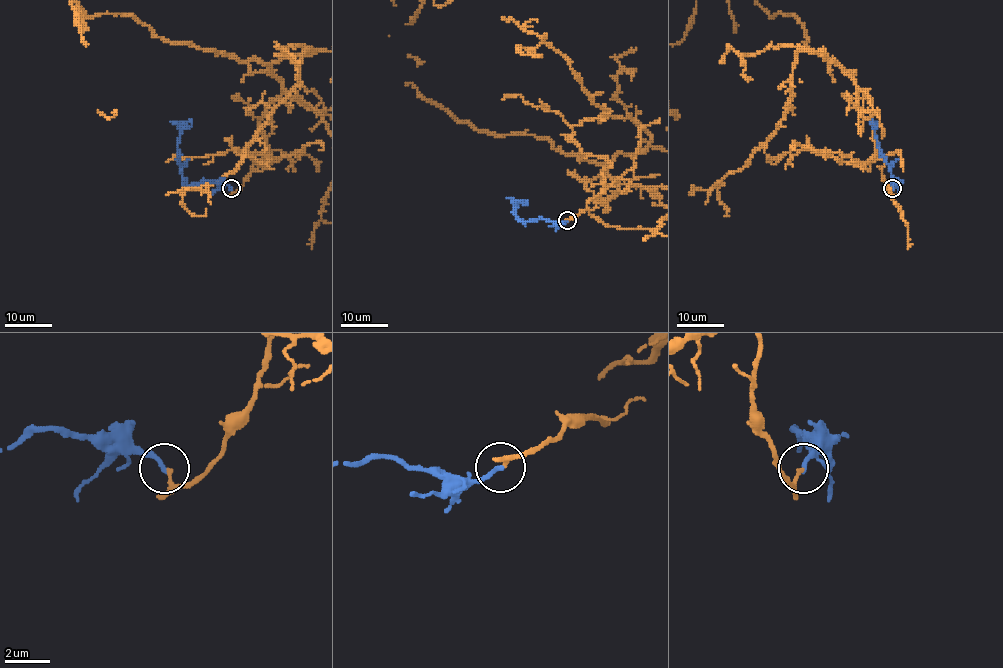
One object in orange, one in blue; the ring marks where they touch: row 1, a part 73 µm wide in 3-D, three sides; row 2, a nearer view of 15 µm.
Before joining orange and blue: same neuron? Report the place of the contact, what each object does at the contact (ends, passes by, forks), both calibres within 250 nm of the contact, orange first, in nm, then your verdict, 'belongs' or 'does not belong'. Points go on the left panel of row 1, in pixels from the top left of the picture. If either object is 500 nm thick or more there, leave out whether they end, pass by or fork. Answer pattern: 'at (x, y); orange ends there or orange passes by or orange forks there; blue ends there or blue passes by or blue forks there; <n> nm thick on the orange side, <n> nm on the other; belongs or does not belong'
at (231, 188); orange passes by; blue ends there; 110 nm thick on the orange side, 220 nm on the other; does not belong

